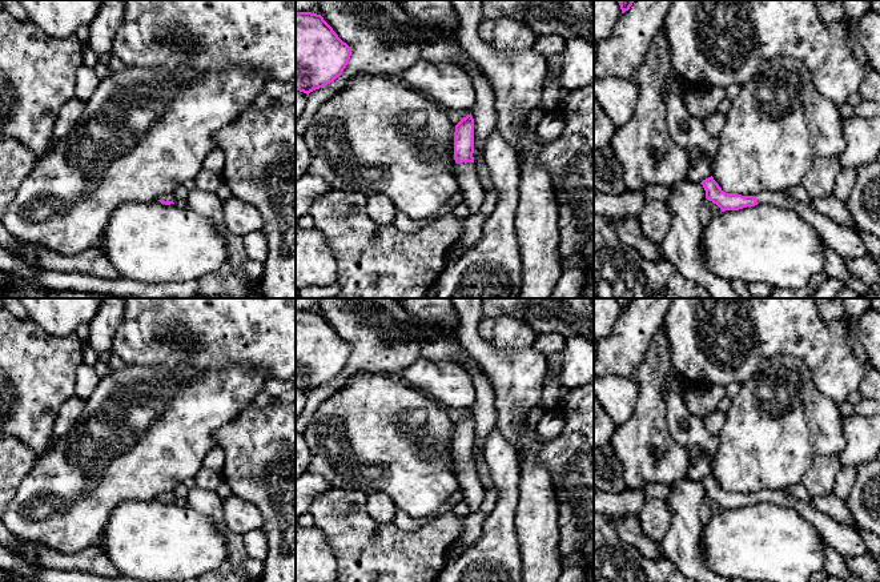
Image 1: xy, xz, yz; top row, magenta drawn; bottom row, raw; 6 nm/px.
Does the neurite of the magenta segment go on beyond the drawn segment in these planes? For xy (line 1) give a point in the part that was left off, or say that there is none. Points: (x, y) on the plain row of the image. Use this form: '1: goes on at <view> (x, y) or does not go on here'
1: goes on at xy (167, 496)

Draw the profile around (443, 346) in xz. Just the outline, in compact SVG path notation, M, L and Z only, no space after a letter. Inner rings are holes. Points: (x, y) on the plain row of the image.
M438 334L423 344L421 357L429 360L447 360L463 366L477 364L459 345L455 334Z

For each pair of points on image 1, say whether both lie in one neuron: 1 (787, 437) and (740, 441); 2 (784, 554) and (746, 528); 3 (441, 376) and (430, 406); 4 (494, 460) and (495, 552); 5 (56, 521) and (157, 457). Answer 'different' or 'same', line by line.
1: same
2: same
3: different
4: same
5: same

